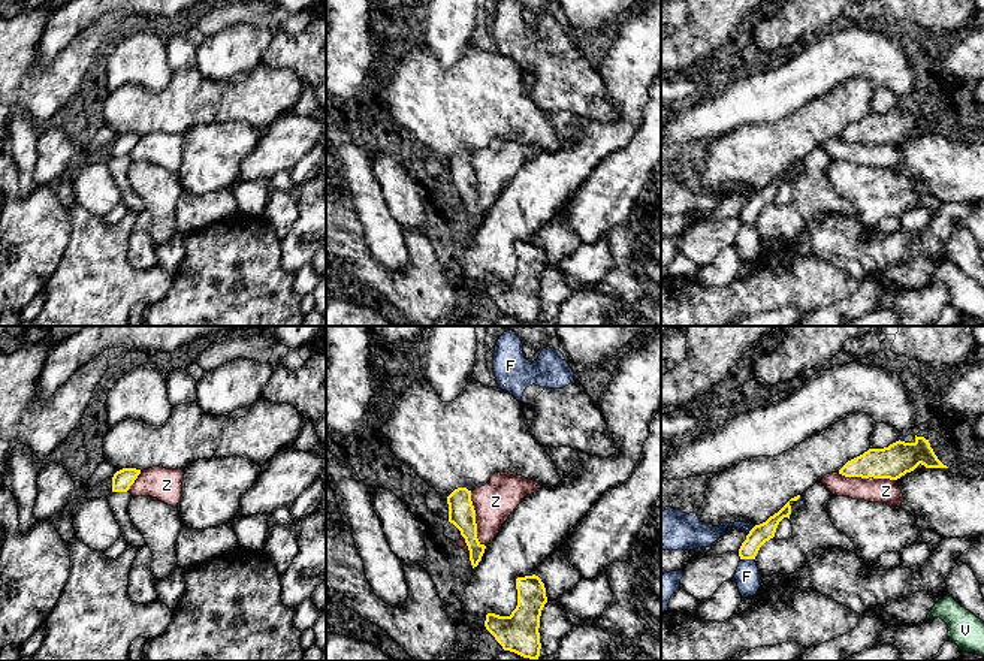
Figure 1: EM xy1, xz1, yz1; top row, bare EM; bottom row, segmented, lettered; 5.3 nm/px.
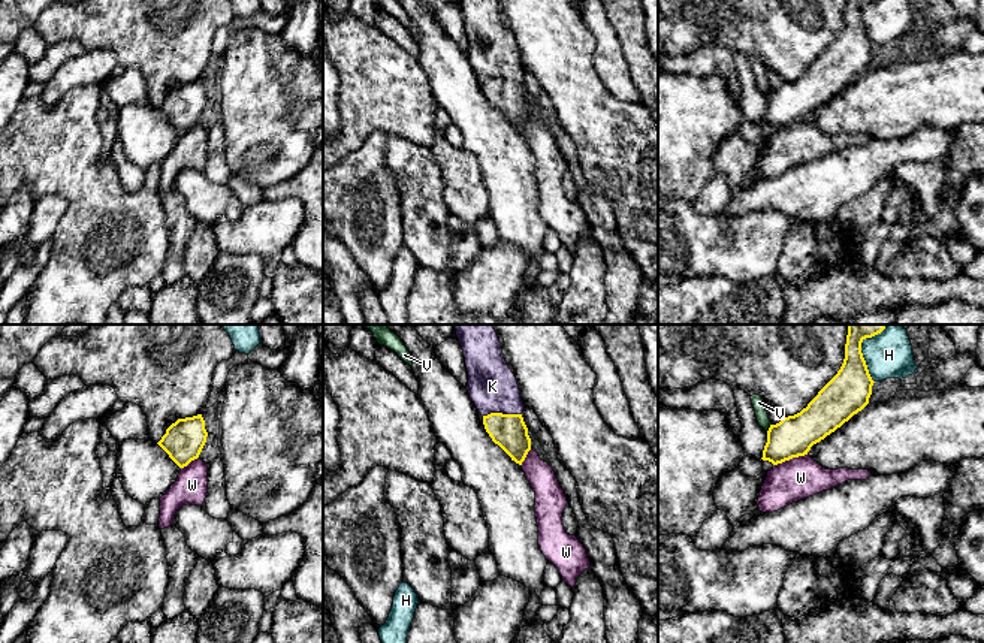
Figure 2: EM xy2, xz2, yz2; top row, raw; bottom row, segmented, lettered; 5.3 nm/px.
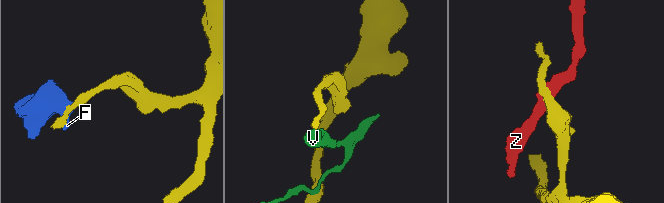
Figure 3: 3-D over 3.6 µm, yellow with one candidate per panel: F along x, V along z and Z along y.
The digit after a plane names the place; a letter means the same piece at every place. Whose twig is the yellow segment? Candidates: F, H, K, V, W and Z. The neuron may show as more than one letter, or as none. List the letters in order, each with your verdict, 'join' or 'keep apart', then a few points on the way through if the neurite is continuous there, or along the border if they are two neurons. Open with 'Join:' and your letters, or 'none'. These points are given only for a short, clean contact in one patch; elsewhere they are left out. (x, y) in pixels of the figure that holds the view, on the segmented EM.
Join: K
F: keep apart | along yz1 (740, 558), (754, 560)
H: keep apart | along yz2 (887, 325), (862, 343), (862, 356), (874, 382)
K: join | across xz2 (509, 431), (501, 413), (501, 405), (492, 386)
V: keep apart | along yz2 (770, 423), (766, 431)
W: keep apart | along yz2 (806, 453), (773, 465)
Z: keep apart | along yz1 (838, 473), (896, 480)

